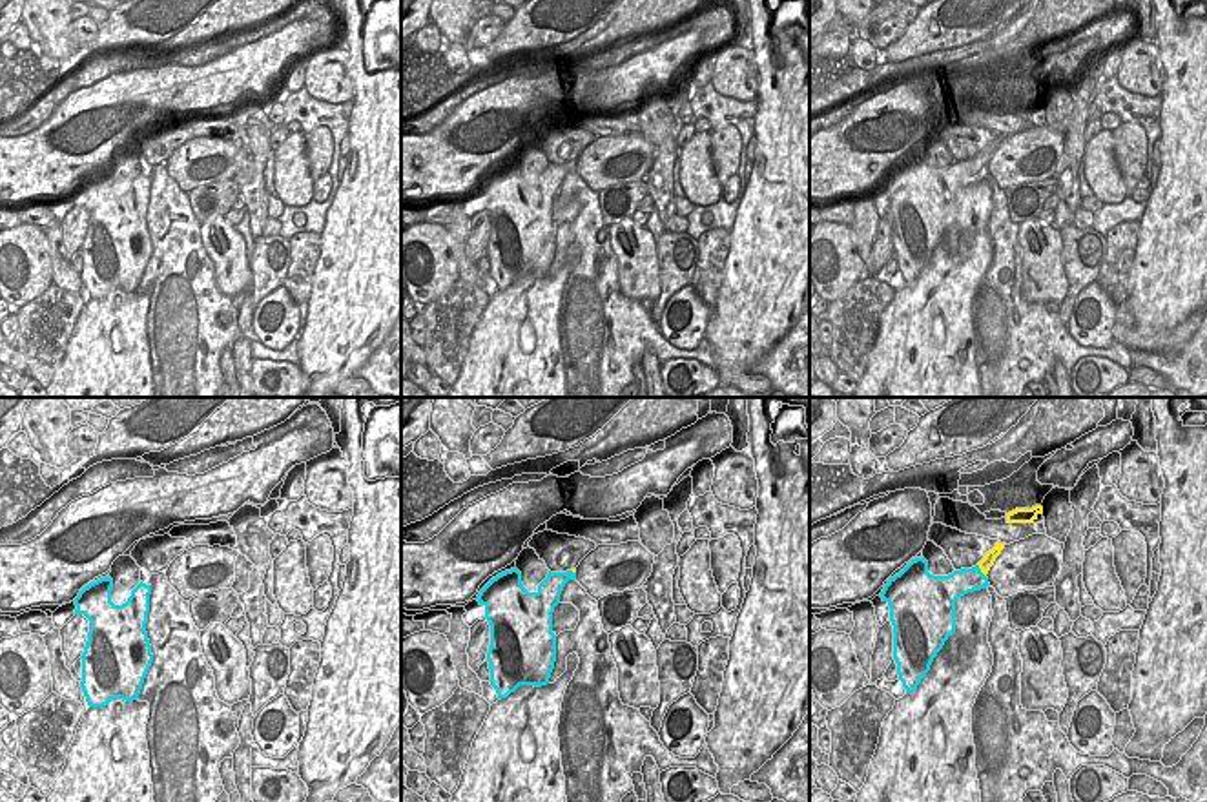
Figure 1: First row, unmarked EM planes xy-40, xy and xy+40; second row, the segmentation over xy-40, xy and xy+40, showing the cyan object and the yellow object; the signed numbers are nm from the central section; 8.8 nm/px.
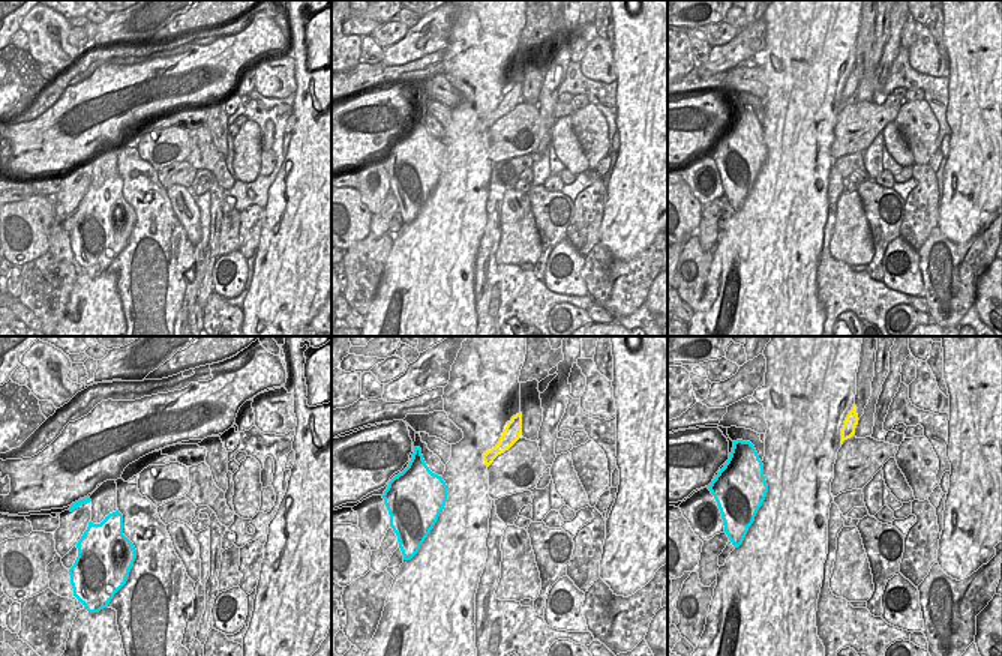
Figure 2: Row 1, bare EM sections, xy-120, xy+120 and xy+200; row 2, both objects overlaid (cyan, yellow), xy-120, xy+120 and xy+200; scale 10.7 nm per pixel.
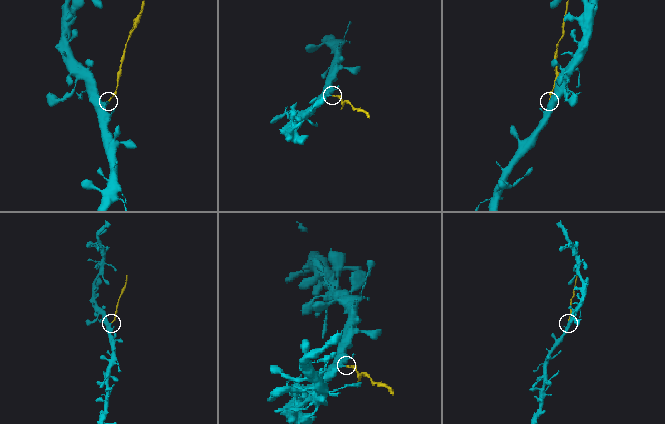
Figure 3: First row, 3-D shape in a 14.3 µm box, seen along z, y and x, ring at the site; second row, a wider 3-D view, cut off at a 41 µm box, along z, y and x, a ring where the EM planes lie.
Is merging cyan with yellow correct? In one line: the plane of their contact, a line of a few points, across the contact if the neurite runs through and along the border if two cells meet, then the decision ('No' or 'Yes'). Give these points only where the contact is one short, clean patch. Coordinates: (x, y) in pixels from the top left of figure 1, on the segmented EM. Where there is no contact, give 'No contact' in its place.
Touches cyan in xy+40. Line: xy+40 (978, 564), (985, 576). No

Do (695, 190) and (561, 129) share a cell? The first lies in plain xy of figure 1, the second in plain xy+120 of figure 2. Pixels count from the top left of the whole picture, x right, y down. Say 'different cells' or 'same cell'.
same cell

